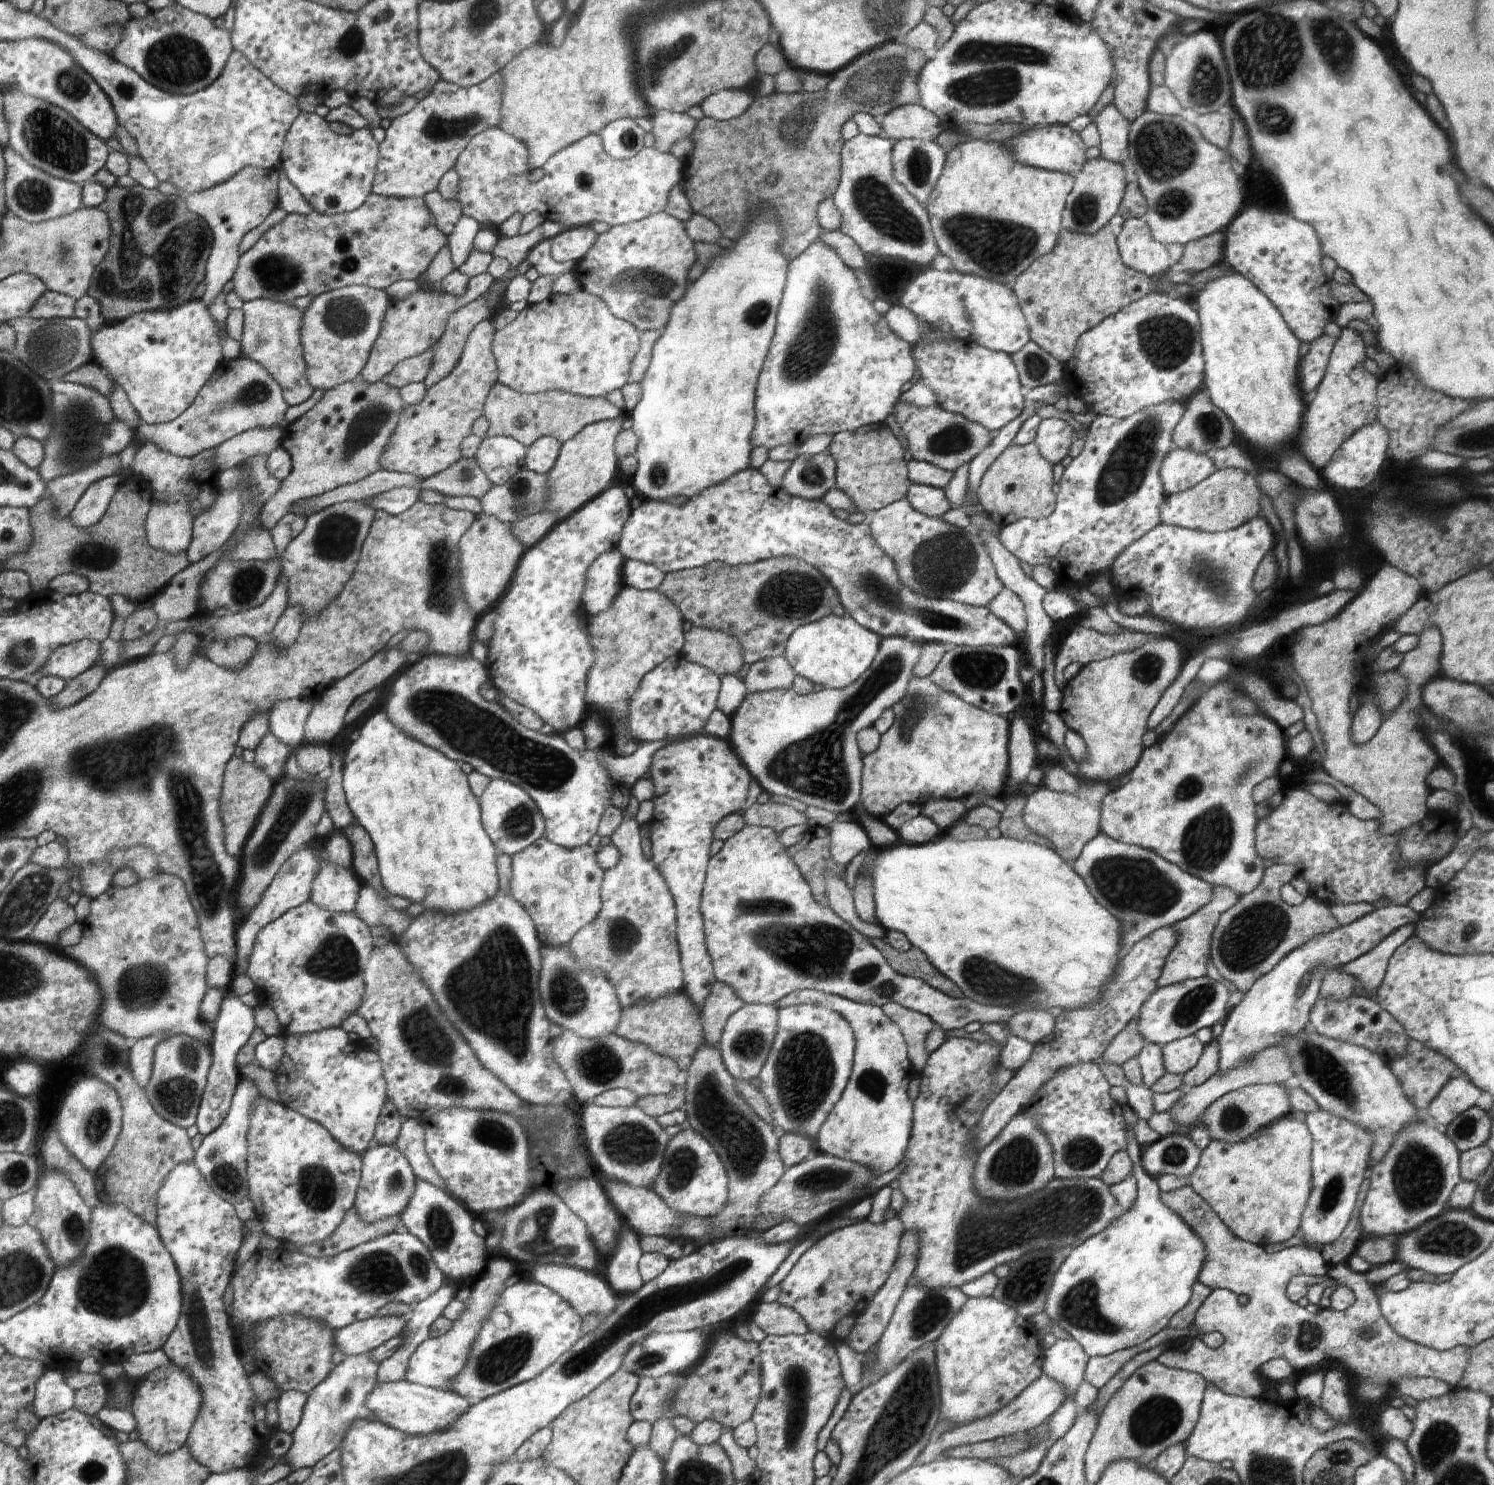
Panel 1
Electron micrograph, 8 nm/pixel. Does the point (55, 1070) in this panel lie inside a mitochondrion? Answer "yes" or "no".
no

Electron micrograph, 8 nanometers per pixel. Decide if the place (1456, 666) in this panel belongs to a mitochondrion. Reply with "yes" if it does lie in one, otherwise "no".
no

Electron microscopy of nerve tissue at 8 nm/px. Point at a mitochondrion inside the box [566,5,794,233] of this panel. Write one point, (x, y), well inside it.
(663, 56)

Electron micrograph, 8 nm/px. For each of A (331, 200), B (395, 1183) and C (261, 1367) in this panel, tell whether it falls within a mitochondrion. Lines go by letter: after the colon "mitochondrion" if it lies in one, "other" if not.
A: mitochondrion
B: mitochondrion
C: other

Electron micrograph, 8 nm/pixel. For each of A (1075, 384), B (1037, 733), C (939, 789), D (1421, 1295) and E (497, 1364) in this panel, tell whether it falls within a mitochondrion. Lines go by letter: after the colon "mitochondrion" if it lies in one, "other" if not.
A: other
B: other
C: other
D: other
E: mitochondrion

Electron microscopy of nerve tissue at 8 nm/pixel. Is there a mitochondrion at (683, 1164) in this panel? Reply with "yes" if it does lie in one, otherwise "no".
yes

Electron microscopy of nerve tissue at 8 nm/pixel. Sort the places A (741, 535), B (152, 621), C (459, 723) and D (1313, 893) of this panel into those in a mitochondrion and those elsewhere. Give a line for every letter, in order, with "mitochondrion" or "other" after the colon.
A: other
B: other
C: mitochondrion
D: other

